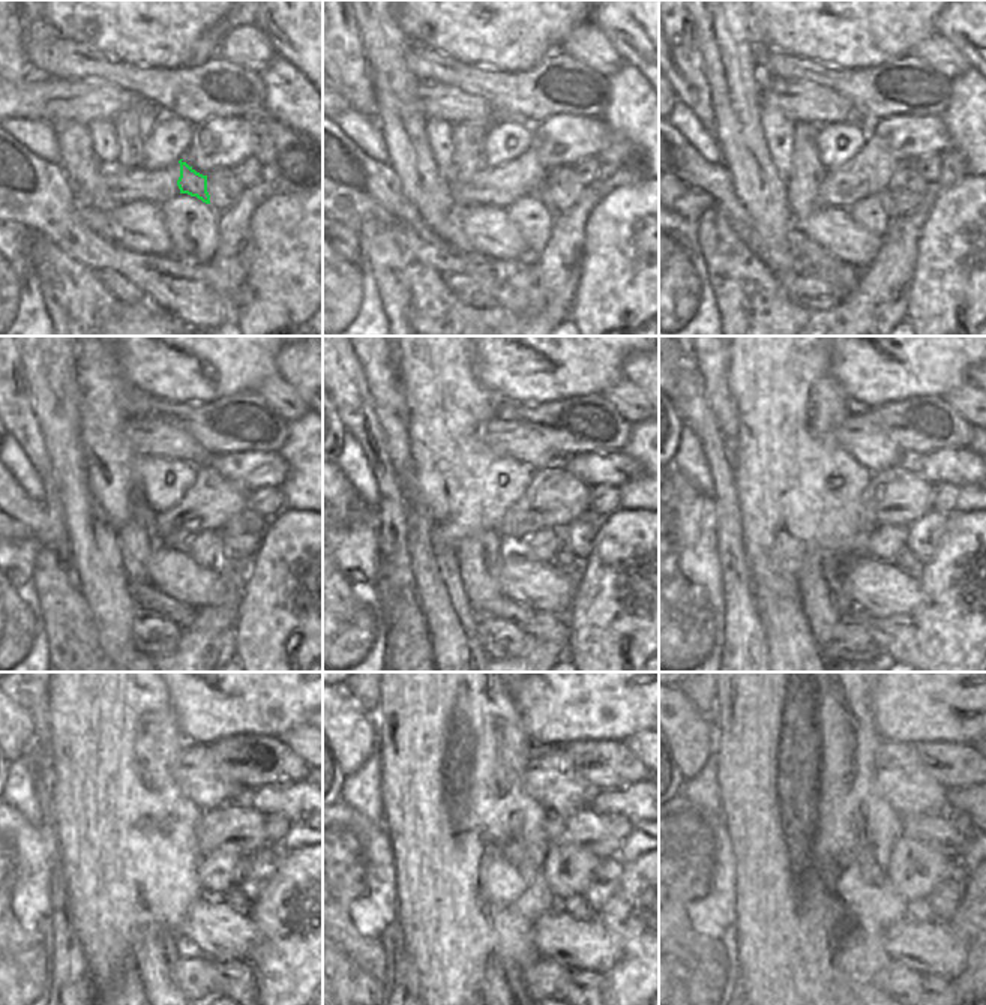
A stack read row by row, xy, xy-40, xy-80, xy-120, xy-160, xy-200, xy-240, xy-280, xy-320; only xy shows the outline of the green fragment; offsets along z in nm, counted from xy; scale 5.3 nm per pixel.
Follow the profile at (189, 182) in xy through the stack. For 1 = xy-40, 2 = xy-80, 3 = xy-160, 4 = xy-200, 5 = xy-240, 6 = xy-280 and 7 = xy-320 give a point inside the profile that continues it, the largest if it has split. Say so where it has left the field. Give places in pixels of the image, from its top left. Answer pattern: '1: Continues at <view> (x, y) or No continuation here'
1: Continues at xy-40 (541, 192)
2: Continues at xy-80 (887, 203)
3: Continues at xy-160 (565, 560)
4: Continues at xy-200 (905, 561)
5: Continues at xy-240 (233, 897)
6: Continues at xy-280 (577, 906)
7: Continues at xy-320 (917, 909)

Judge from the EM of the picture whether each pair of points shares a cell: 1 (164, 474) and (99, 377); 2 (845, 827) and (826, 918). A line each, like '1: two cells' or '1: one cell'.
1: one cell
2: one cell

